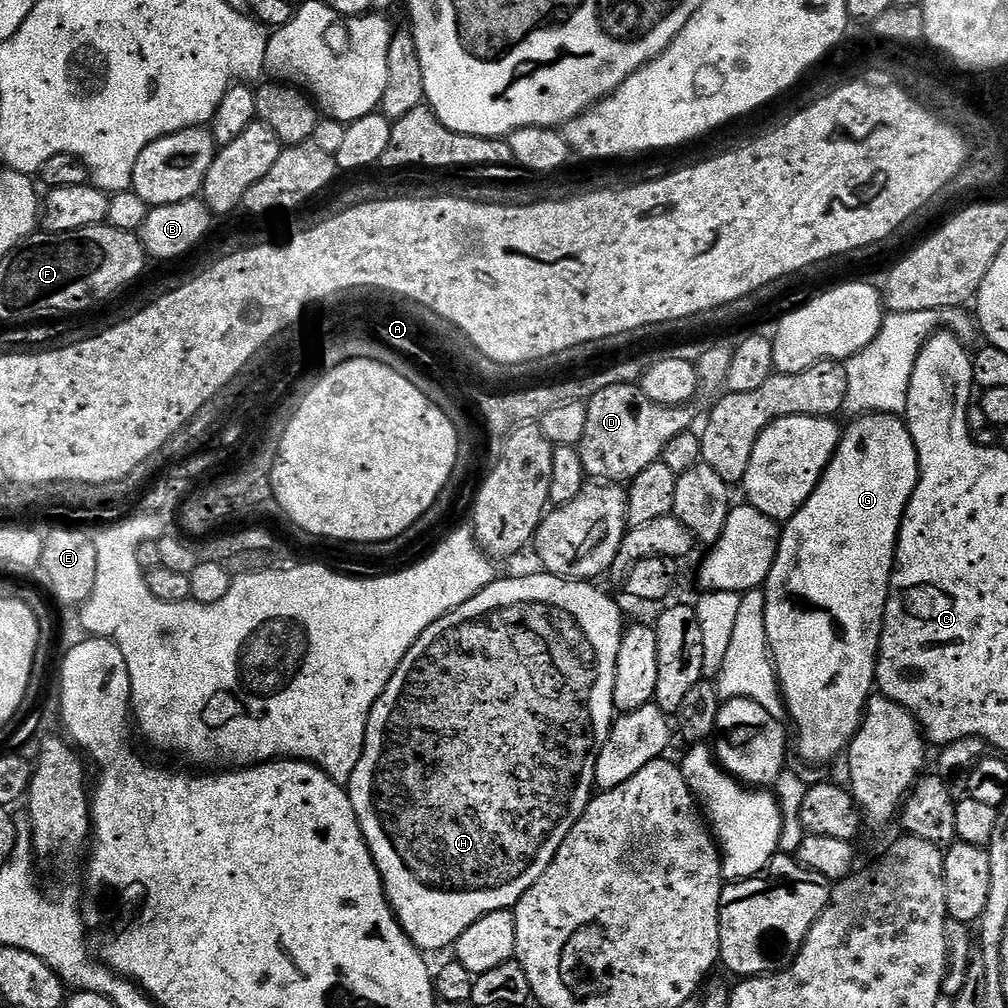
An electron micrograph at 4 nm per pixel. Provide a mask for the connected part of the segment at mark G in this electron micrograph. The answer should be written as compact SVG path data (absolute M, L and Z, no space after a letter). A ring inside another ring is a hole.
M870 412L867 416L858 416L851 421L849 428L843 429L840 444L828 463L828 469L818 482L818 486L810 494L808 501L800 507L783 525L780 534L780 545L774 558L774 566L770 566L768 580L762 586L766 598L766 638L768 651L772 657L772 665L776 668L776 679L780 681L780 694L784 698L787 719L792 719L796 727L794 732L794 748L800 751L804 760L812 764L824 764L836 755L843 753L860 729L864 714L864 706L868 697L873 695L876 683L876 657L880 651L880 631L884 625L884 607L888 597L888 583L896 563L896 539L900 536L900 523L904 517L906 506L916 489L920 477L920 463L912 435L908 433L908 425L900 416L891 416L881 412Z

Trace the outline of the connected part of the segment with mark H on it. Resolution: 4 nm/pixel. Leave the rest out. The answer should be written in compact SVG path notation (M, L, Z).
M539 575L512 576L509 580L503 580L503 578L493 580L491 584L488 584L478 594L474 594L474 598L470 598L462 606L454 609L453 612L447 612L441 620L431 624L418 637L414 642L414 646L410 646L406 658L402 658L402 662L398 666L398 670L390 678L386 690L382 690L378 702L374 702L374 706L370 710L362 758L358 762L350 782L346 785L346 791L352 800L354 814L360 823L364 840L368 843L368 849L374 858L376 869L380 871L388 905L391 906L392 912L396 915L396 921L400 923L402 930L416 943L417 948L425 954L440 952L443 948L451 949L455 945L456 939L466 930L470 930L470 926L474 926L474 922L478 922L478 918L482 918L491 912L515 909L516 903L522 898L522 894L526 894L526 890L530 890L530 886L534 886L534 882L538 882L538 878L542 878L546 866L550 866L554 854L560 849L560 843L564 840L566 829L573 828L576 825L576 820L586 810L588 801L594 795L596 753L602 750L602 746L608 740L608 731L612 729L614 723L614 709L612 706L614 700L614 670L618 662L618 646L620 645L620 637L624 634L626 619L624 620L623 614L620 613L619 606L606 593L599 592L595 588L597 586L595 583L583 580L566 580L563 576Z

